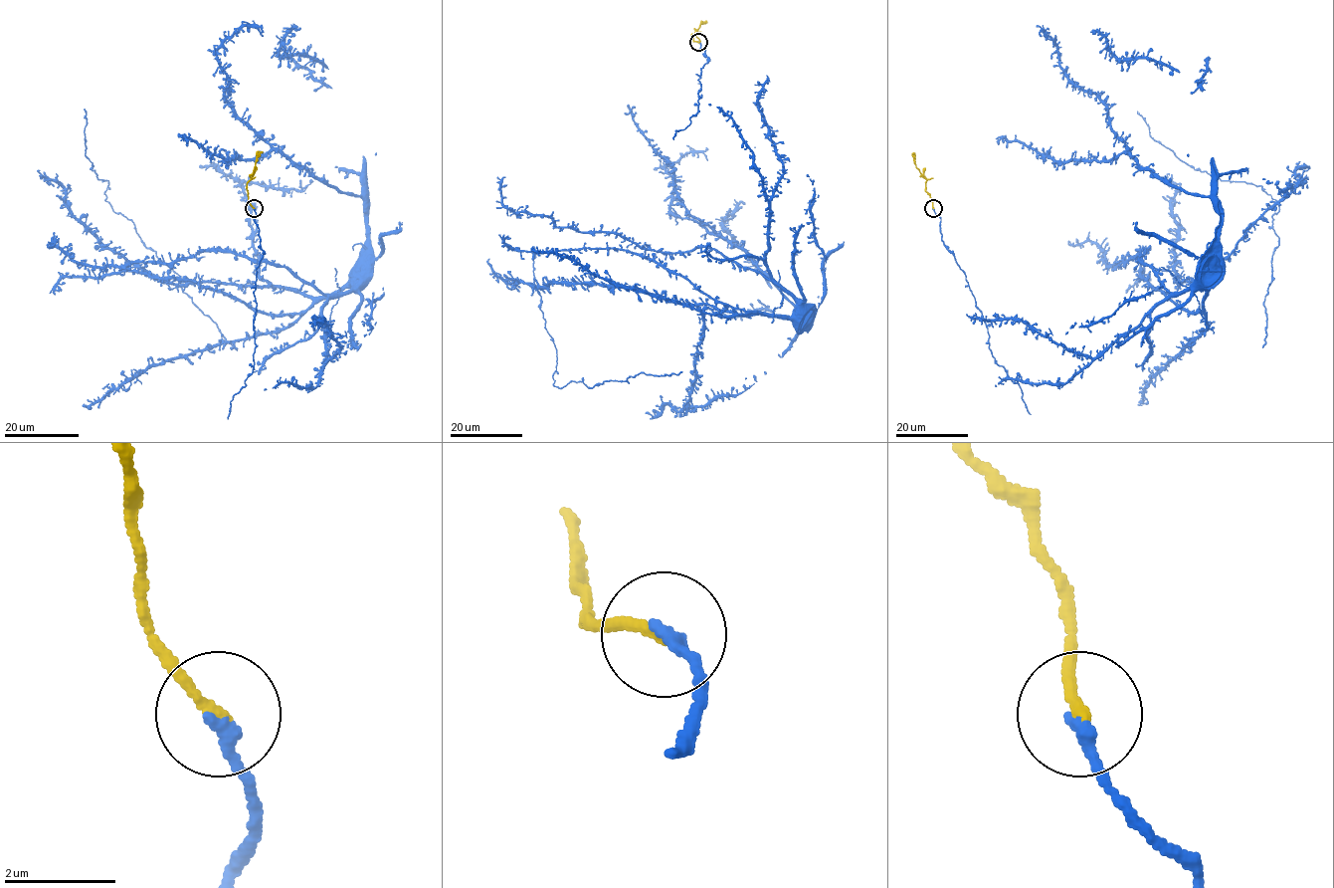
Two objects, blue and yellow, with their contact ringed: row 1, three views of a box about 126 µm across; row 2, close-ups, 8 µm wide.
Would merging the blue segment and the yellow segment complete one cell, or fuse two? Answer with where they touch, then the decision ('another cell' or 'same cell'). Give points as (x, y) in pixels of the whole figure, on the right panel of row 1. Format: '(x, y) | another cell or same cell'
(933, 208) | same cell

